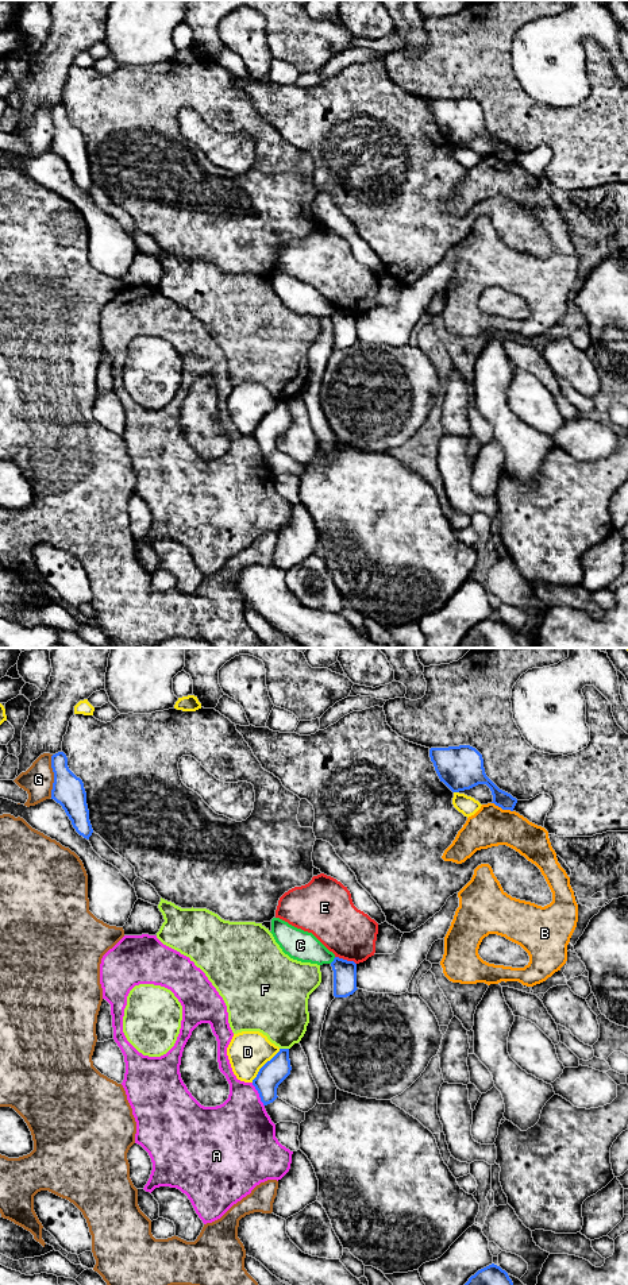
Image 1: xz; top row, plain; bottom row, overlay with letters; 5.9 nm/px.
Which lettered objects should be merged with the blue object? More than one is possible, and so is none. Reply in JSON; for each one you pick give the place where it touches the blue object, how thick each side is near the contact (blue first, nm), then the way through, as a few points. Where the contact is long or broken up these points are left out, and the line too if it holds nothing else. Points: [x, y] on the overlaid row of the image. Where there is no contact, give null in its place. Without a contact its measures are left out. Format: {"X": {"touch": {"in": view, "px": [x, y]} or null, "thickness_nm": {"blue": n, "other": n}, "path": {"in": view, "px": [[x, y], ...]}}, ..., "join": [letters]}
{"join": []}

